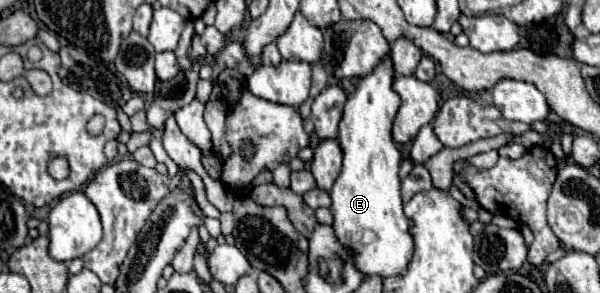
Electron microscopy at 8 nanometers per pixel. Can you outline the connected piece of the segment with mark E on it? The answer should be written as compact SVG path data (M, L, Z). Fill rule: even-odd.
M387 55L369 75L359 79L355 91L347 97L337 137L343 149L343 169L331 189L337 239L351 247L359 271L381 277L401 273L411 261L409 221L403 213L399 191L401 153L391 137L391 125L401 105L399 95L393 91L393 79L395 69L391 55Z

